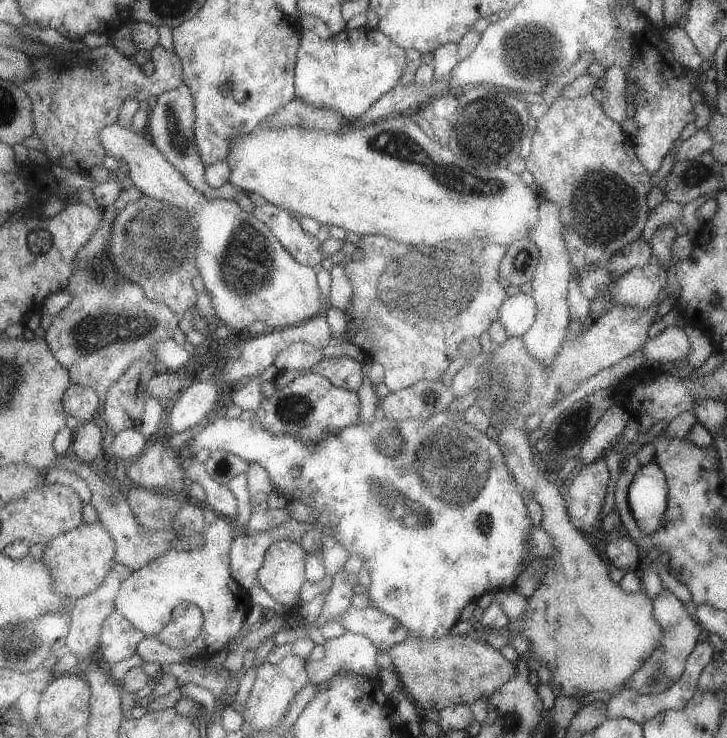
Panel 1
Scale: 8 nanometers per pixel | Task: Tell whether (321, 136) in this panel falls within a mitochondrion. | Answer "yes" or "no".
no

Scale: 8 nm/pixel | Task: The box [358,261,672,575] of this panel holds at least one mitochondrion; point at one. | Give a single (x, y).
(456, 461)

